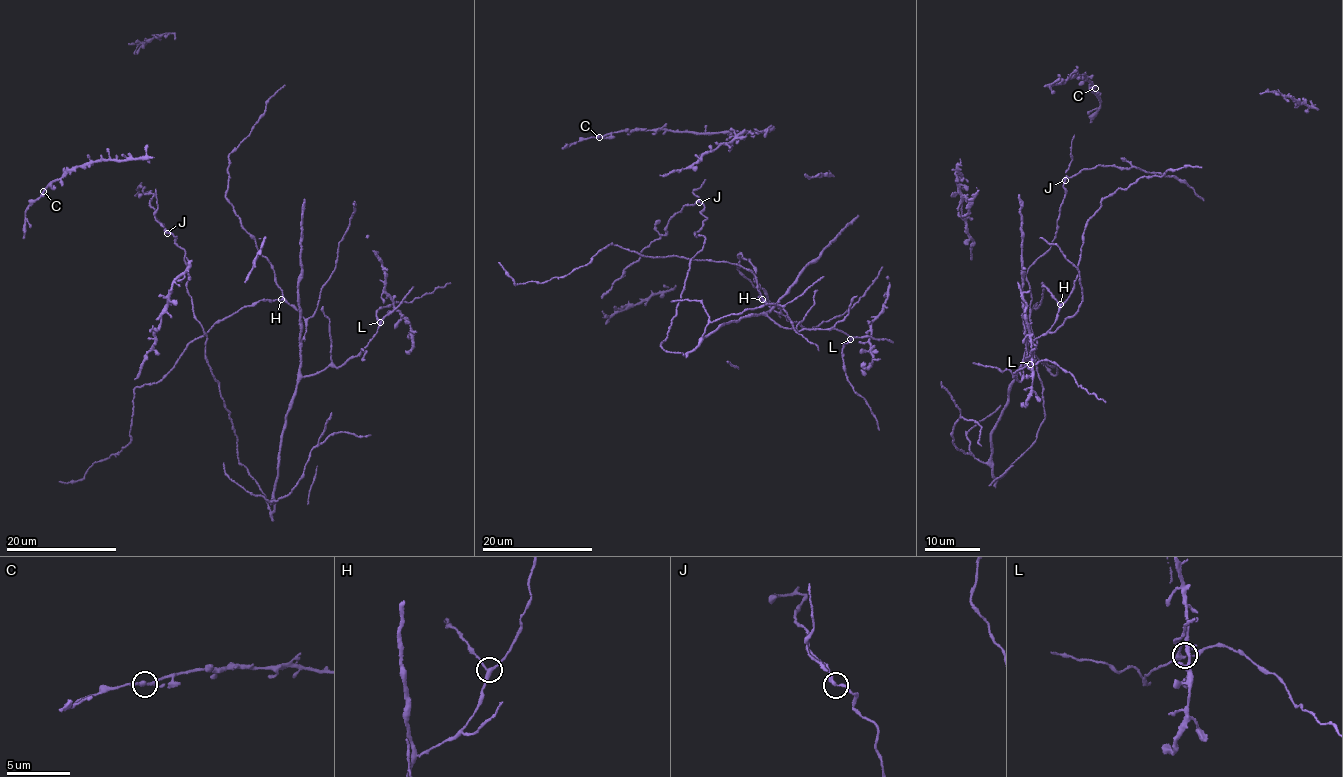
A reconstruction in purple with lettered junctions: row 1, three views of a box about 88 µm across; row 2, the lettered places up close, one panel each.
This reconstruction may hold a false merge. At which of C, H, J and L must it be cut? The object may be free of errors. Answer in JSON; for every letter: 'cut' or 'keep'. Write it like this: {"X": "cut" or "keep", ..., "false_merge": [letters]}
{"C": "keep", "H": "keep", "J": "cut", "L": "keep", "false_merge": ["J"]}

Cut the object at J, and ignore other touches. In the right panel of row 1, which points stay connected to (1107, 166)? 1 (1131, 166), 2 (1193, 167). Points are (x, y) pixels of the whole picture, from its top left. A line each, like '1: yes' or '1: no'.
1: yes
2: no

